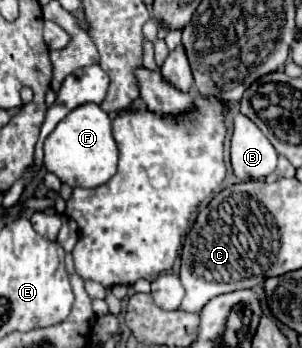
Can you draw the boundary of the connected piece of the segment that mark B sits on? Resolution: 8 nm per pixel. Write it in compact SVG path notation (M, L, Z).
M242 113L234 117L232 169L242 181L264 179L276 169L278 153L264 133Z

